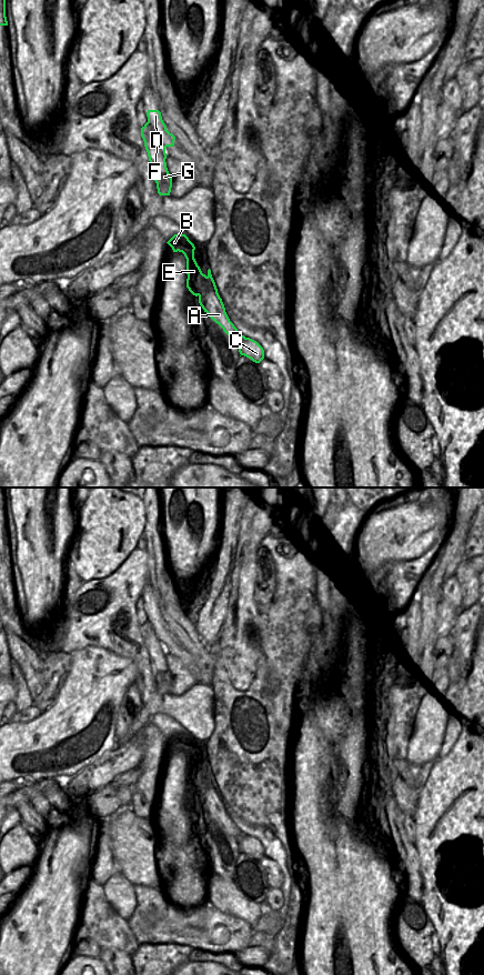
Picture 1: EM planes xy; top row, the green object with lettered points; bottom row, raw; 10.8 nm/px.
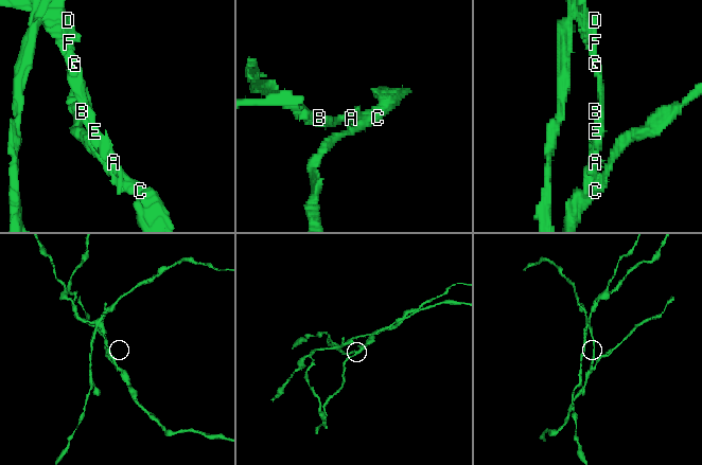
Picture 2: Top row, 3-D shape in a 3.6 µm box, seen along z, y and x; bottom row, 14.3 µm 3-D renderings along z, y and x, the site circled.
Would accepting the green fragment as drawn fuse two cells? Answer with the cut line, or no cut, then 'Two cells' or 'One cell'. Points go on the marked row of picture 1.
Split along xy (244, 337), (239, 341), (238, 345). Two cells.

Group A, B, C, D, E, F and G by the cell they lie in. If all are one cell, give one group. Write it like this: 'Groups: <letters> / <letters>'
Groups: A B D E F G / C.

